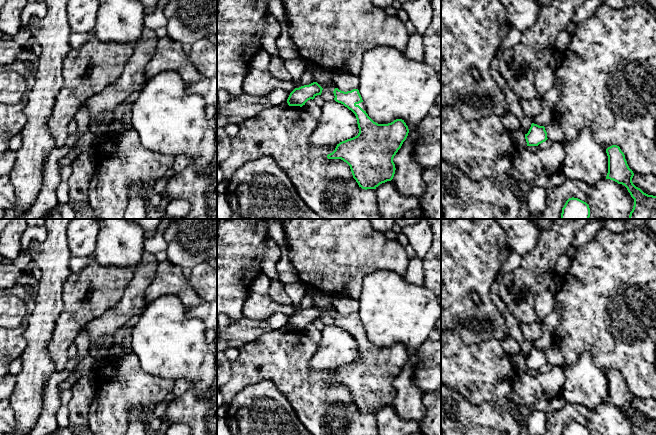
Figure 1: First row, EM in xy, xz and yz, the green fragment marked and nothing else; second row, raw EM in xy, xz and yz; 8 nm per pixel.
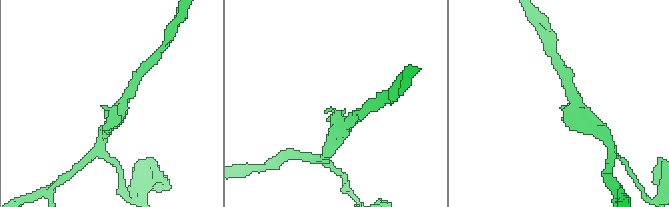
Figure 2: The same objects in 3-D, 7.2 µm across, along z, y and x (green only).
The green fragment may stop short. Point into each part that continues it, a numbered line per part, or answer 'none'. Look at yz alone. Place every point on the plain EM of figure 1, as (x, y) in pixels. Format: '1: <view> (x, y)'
none

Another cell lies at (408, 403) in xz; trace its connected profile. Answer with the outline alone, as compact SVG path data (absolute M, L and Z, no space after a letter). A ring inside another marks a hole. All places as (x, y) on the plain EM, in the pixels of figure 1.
M410 350L408 353L406 364L393 382L396 394L392 406L402 419L421 424L426 416L423 404L425 392L420 390L413 380L414 365L418 361L417 350Z

